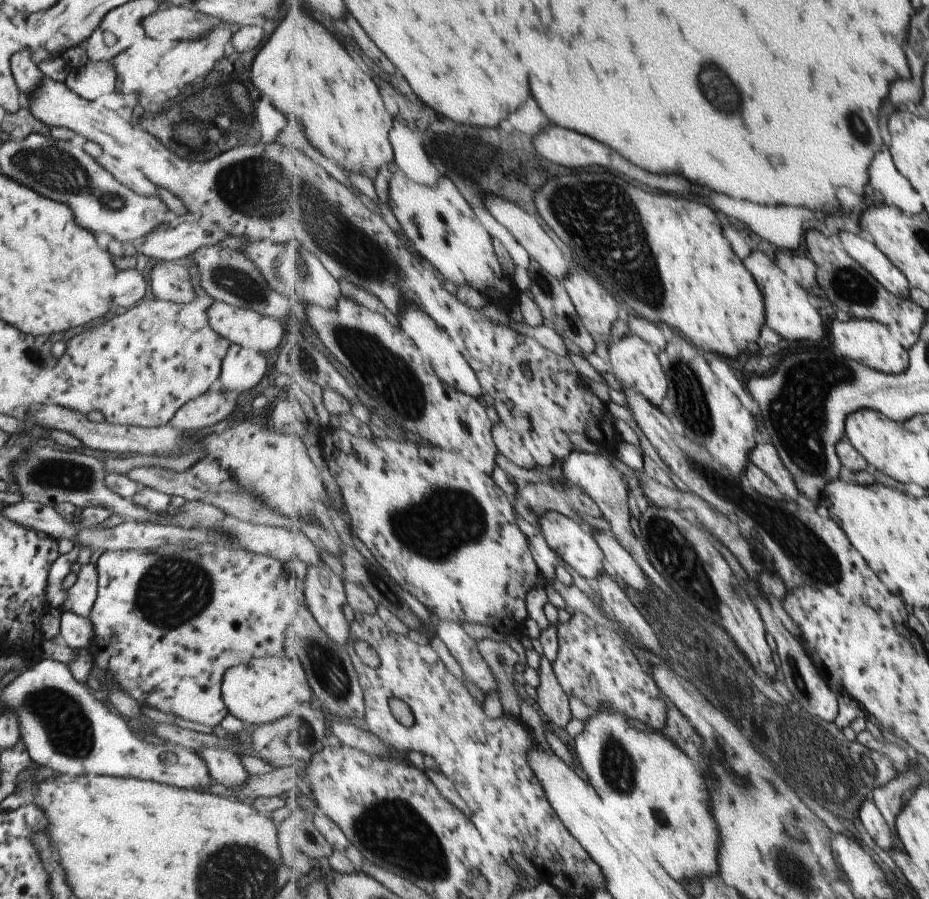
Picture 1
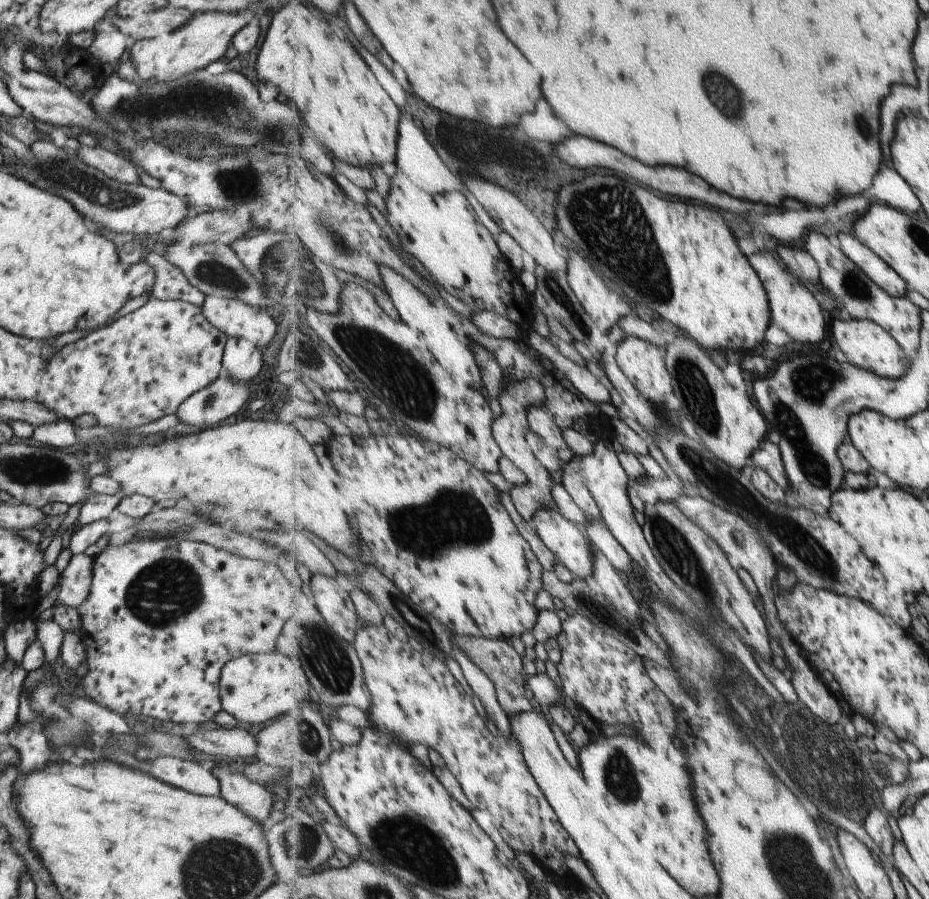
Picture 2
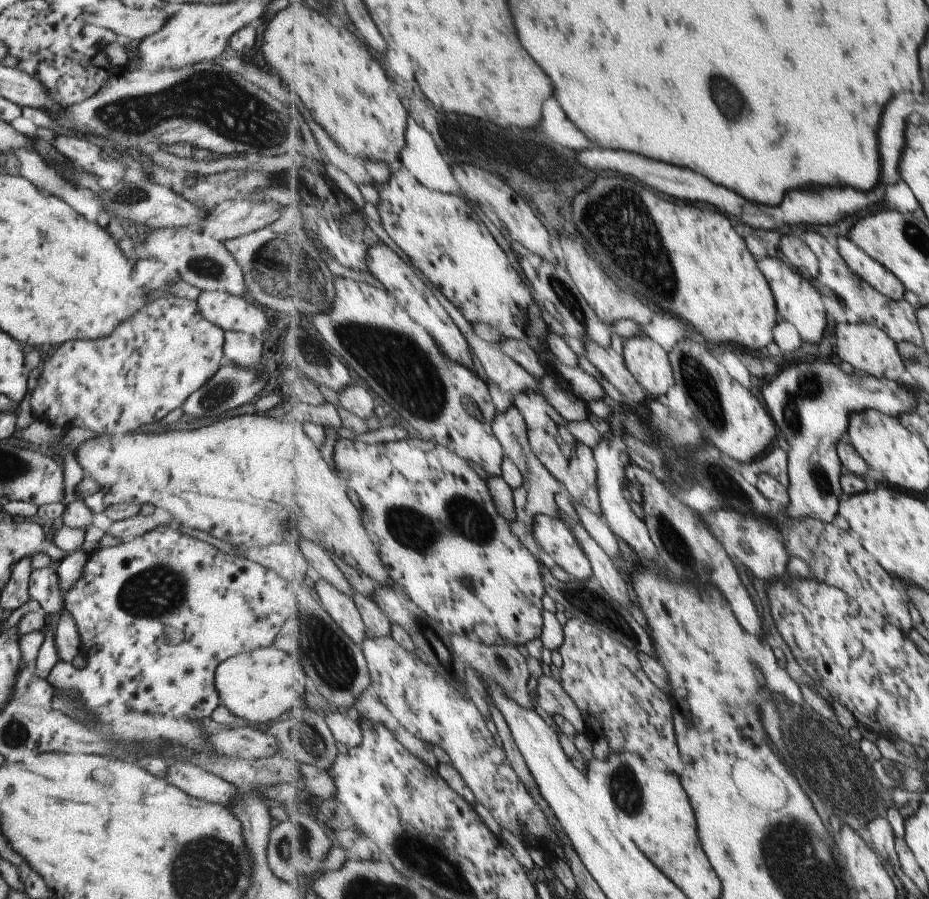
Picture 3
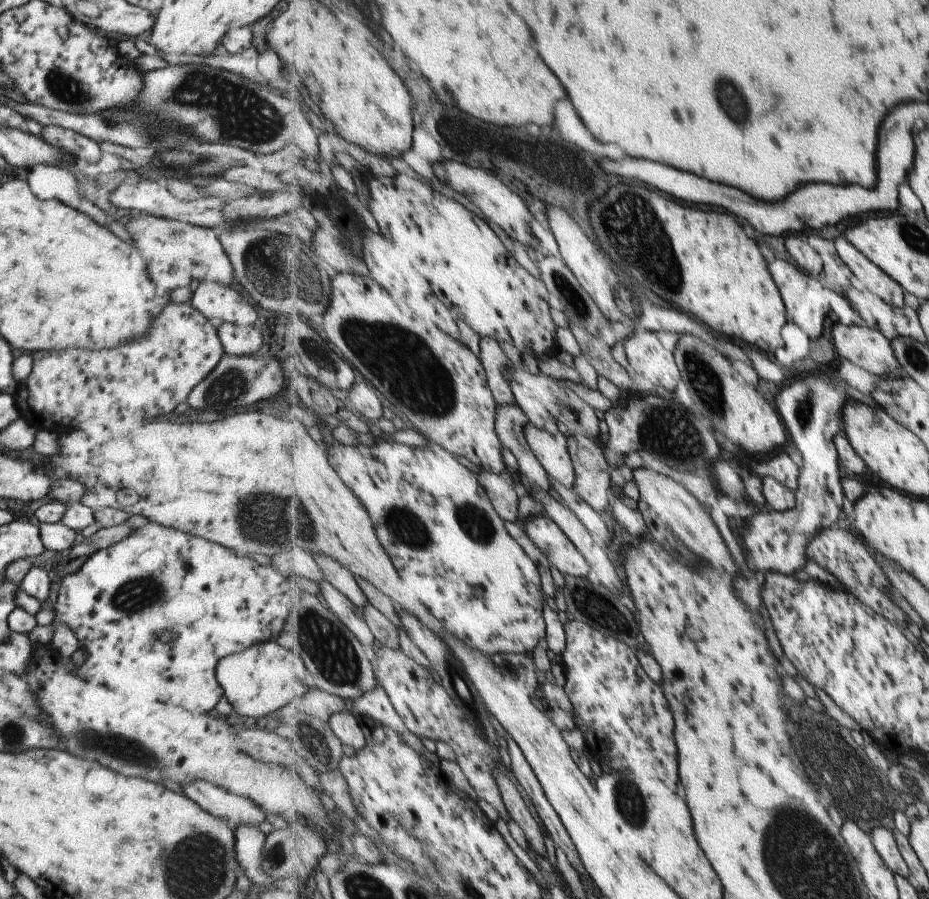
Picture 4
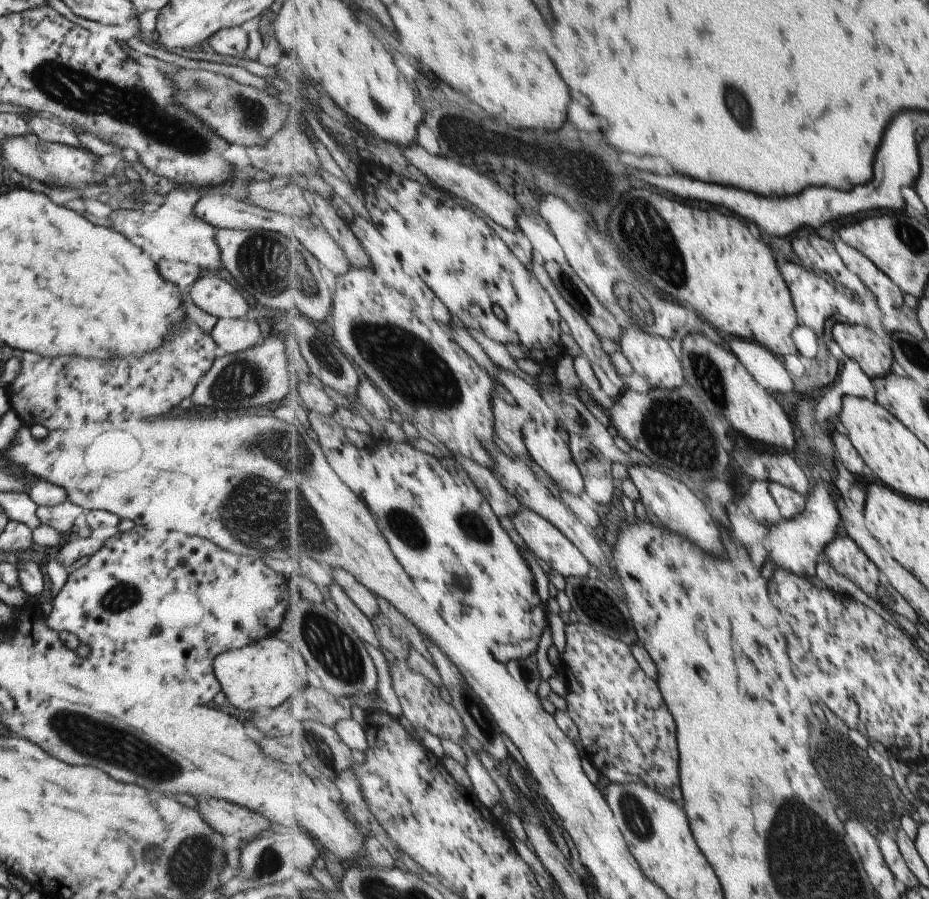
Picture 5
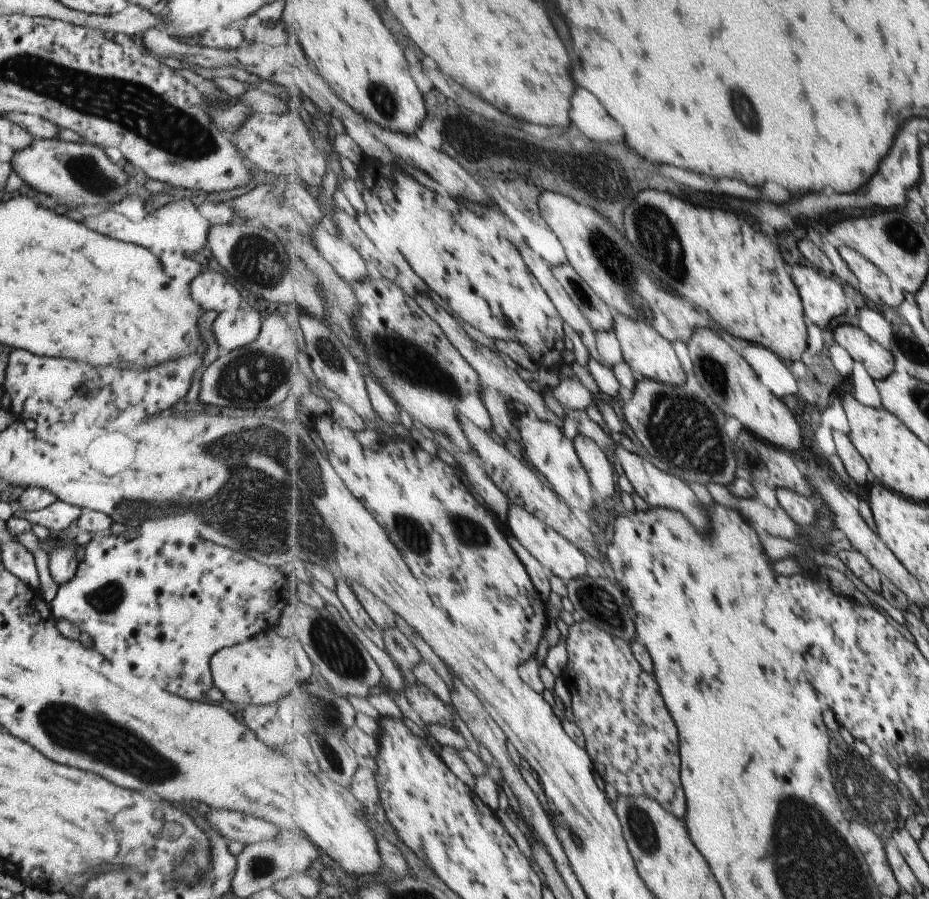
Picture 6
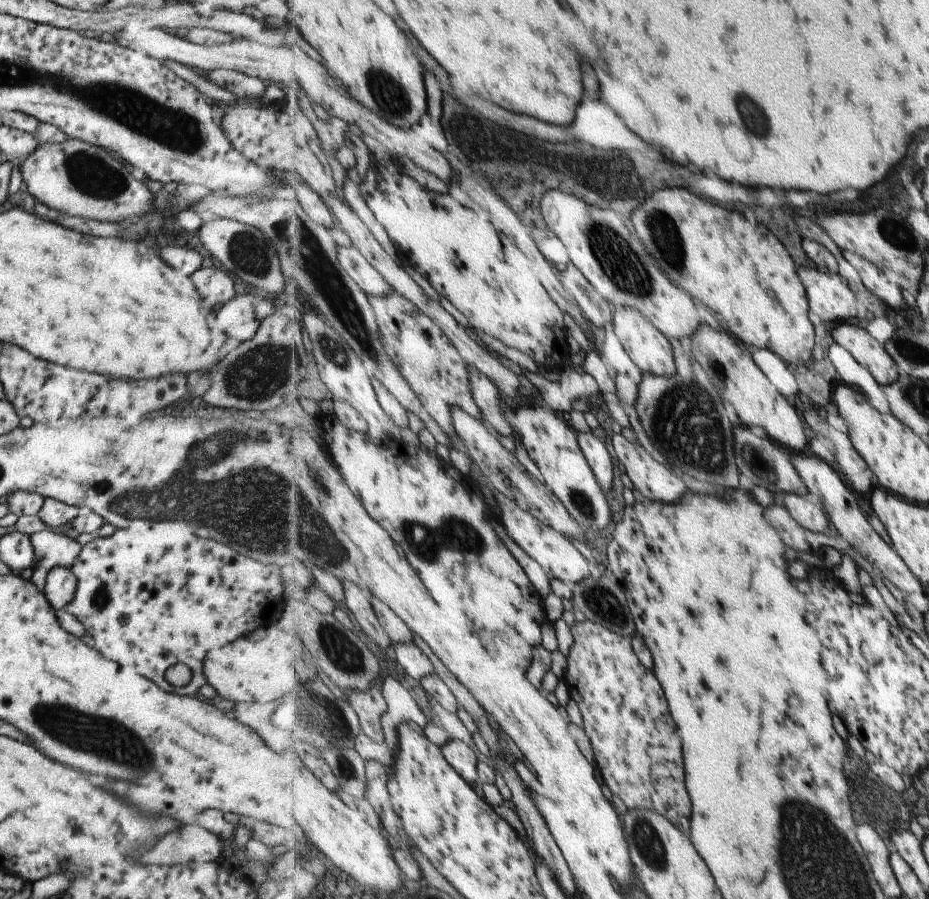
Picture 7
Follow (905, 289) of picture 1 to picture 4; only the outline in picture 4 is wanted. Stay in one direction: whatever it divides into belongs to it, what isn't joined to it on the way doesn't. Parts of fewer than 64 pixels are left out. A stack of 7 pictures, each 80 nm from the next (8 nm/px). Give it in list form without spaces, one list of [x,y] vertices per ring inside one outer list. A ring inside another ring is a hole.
[[[846,238],[837,240],[837,250],[841,258],[847,263],[853,274],[872,293],[880,296],[887,304],[896,307],[905,307],[905,291],[903,287],[889,276],[882,268],[879,268],[866,254],[863,254],[853,243]]]

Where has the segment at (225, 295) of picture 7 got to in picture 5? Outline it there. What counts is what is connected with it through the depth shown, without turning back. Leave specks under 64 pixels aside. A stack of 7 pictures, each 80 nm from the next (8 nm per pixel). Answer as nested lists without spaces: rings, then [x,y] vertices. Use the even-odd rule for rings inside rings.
[[[218,274],[197,277],[188,292],[193,304],[215,318],[245,318],[247,302]]]

